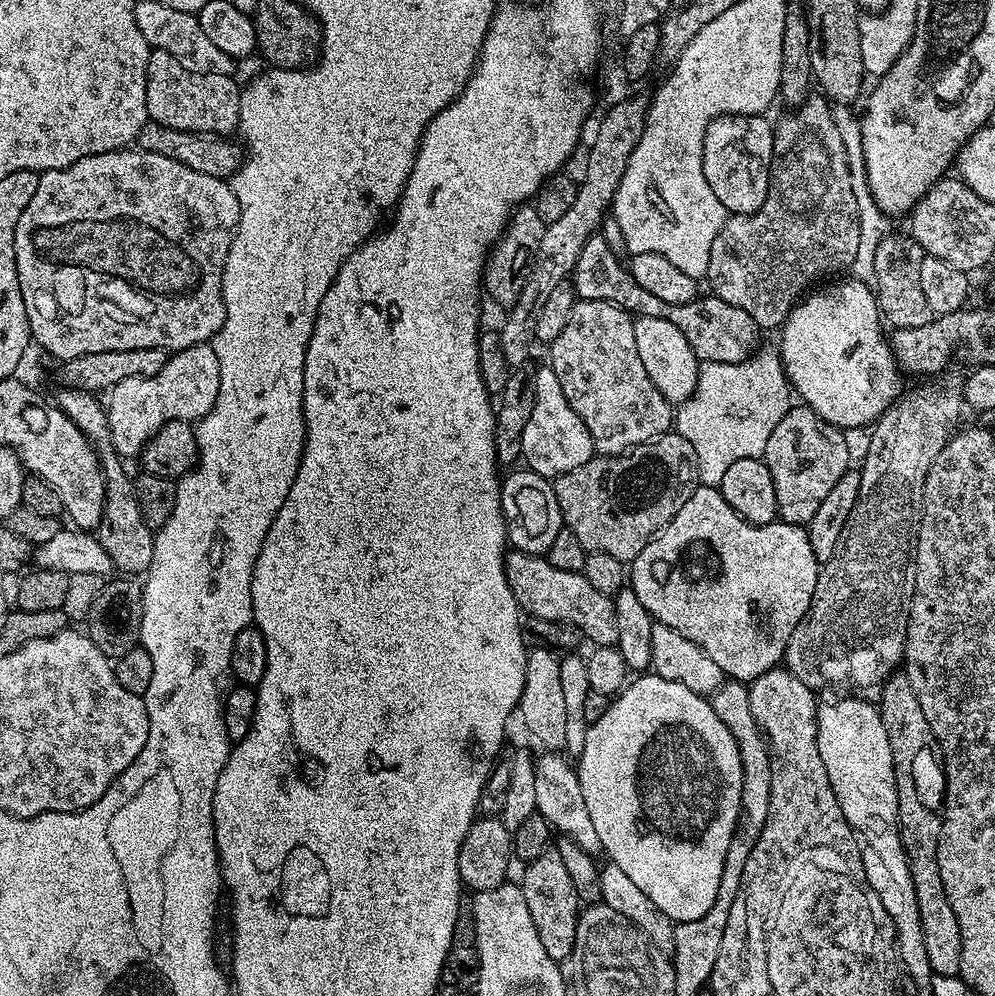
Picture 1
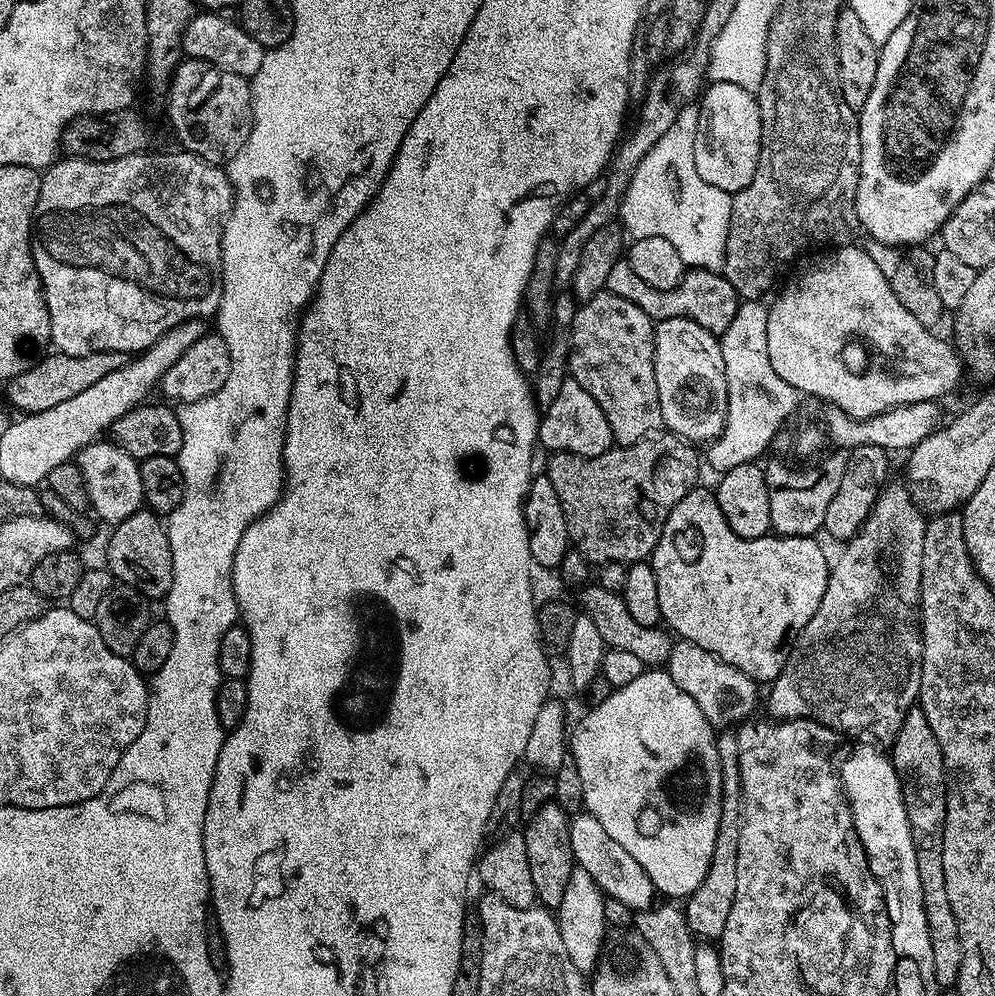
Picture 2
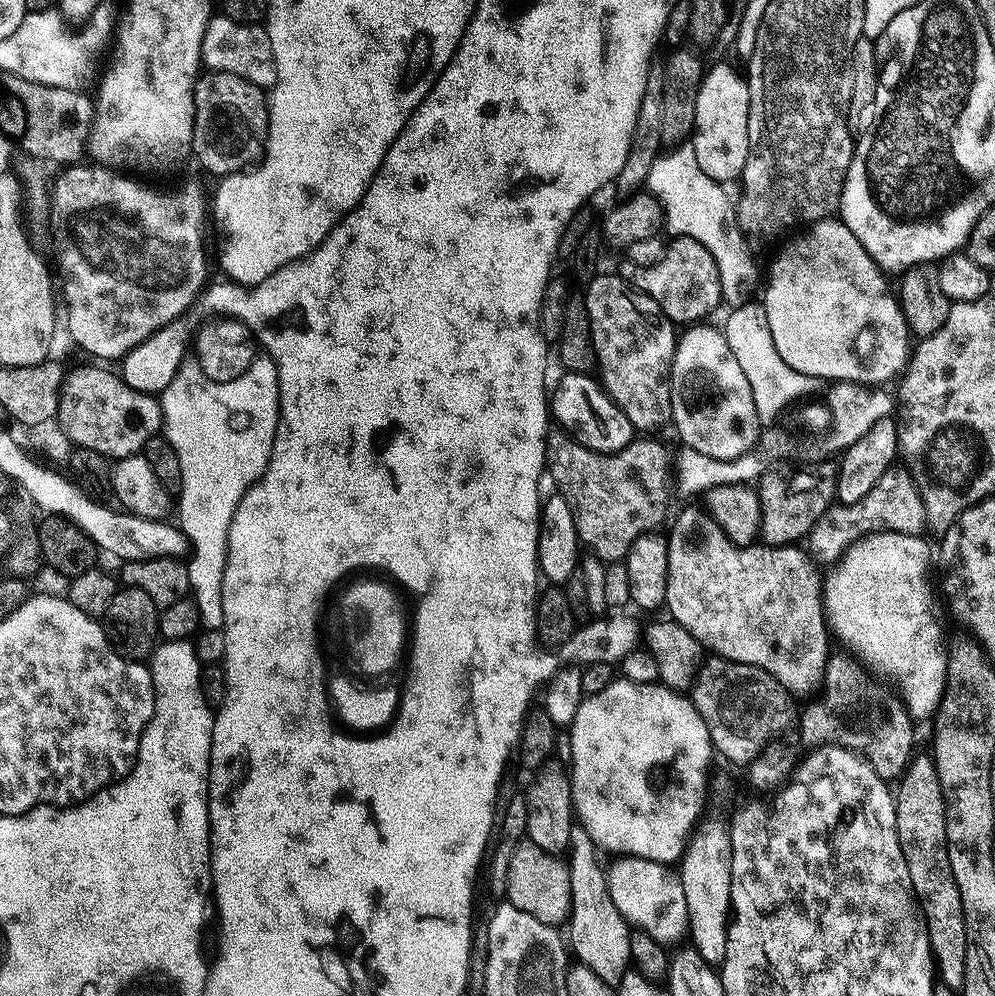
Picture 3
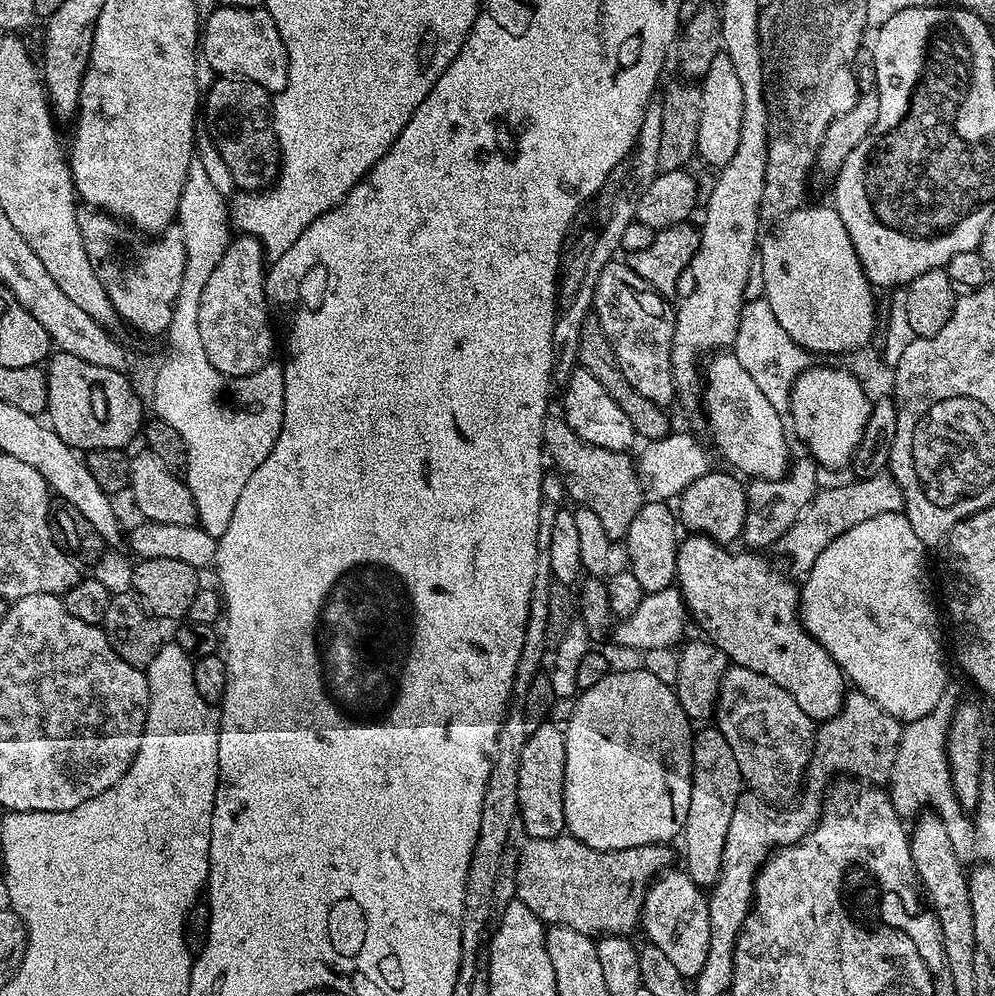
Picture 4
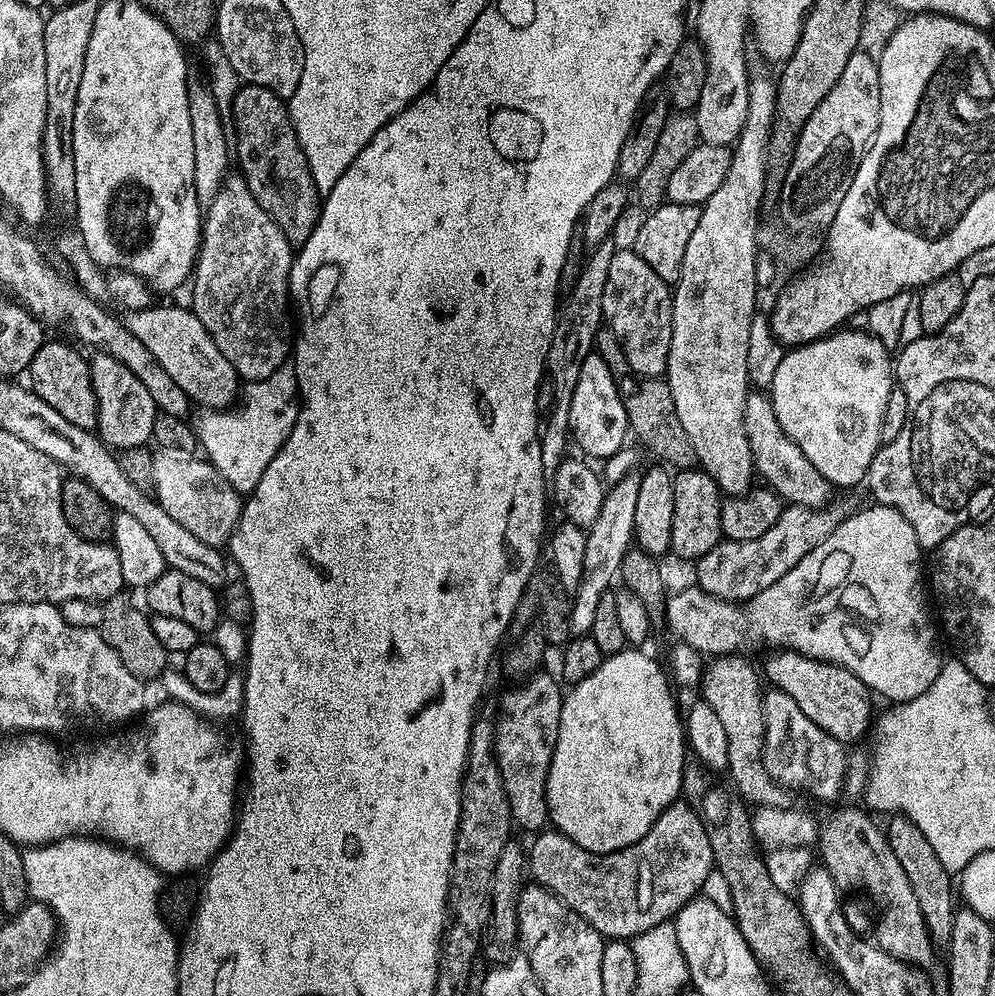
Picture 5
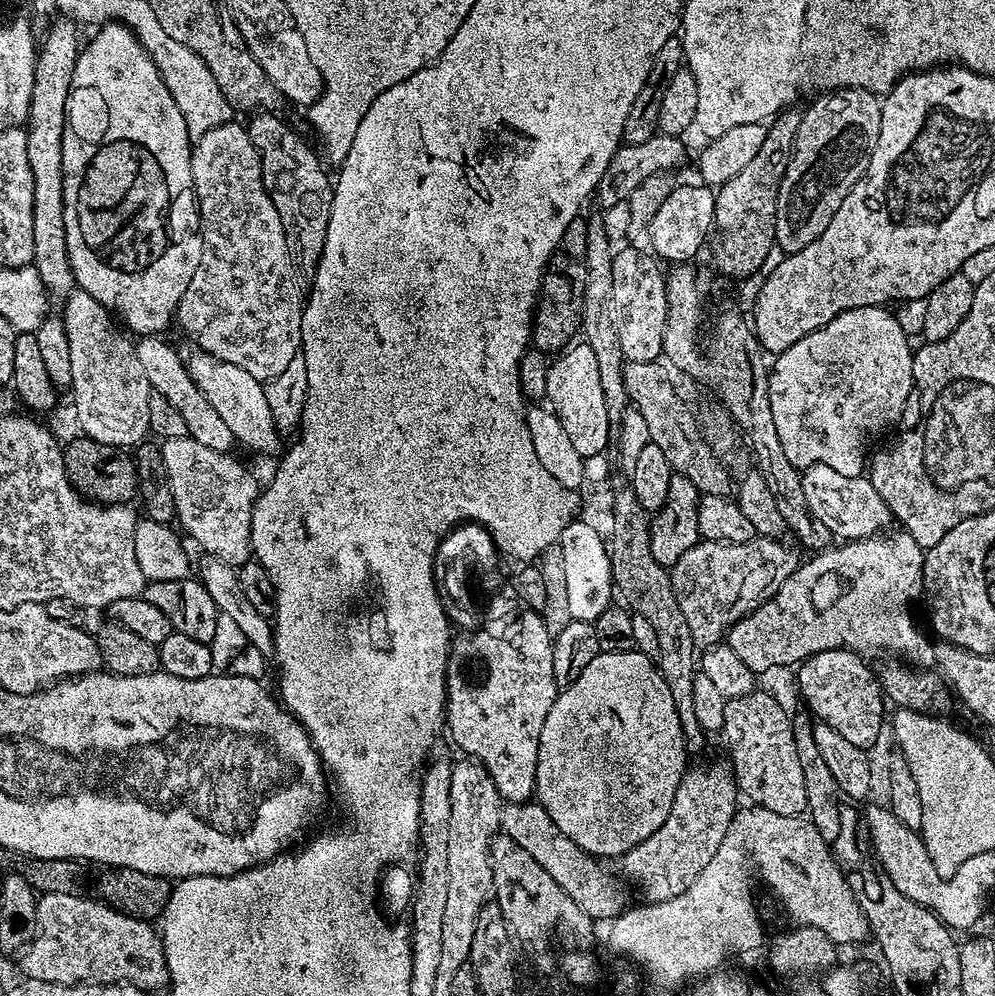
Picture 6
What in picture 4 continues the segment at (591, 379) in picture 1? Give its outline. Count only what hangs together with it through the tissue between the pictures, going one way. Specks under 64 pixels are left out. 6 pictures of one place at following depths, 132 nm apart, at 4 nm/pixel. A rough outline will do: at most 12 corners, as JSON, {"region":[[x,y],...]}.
{"region":[[627,262],[598,275],[594,315],[633,390],[661,406],[673,305]]}

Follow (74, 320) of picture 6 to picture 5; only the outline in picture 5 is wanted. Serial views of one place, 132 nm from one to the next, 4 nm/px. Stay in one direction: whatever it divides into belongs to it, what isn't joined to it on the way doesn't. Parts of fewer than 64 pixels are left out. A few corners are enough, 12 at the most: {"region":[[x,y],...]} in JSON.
{"region":[[118,358],[88,360],[96,427],[113,450],[152,439],[157,406]]}

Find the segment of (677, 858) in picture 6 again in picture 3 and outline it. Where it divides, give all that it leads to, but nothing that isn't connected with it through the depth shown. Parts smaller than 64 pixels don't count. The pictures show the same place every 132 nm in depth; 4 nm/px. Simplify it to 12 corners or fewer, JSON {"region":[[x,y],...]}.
{"region":[[524,838],[509,862],[507,903],[560,926],[570,870]]}

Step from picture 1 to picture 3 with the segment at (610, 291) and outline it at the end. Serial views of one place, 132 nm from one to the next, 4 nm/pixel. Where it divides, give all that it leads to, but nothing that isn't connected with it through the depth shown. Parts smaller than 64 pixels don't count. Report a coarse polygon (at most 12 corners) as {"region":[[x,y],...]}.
{"region":[[675,237],[654,266],[621,259],[618,275],[677,326],[722,304],[706,246]]}

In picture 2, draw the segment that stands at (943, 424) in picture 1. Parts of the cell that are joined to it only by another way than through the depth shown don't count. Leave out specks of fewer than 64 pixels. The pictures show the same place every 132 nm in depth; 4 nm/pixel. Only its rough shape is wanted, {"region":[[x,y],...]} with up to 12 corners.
{"region":[[881,491],[768,708],[891,745],[920,698],[926,516]]}

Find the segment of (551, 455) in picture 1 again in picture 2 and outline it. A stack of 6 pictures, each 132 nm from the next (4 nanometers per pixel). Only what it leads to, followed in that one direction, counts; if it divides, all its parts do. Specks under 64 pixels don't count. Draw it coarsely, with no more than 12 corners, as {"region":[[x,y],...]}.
{"region":[[566,378],[538,444],[597,456],[613,447],[602,406]]}

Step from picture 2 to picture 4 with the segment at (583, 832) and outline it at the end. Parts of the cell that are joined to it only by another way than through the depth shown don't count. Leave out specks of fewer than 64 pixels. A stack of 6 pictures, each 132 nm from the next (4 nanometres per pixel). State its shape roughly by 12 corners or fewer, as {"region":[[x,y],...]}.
{"region":[[684,870],[644,899],[647,939],[694,978],[708,954],[708,896]]}

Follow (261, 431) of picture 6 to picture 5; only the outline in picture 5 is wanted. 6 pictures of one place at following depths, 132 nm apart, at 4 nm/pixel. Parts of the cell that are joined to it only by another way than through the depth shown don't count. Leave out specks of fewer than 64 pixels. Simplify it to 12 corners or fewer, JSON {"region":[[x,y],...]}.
{"region":[[191,307],[122,323],[189,401],[224,410],[242,381]]}

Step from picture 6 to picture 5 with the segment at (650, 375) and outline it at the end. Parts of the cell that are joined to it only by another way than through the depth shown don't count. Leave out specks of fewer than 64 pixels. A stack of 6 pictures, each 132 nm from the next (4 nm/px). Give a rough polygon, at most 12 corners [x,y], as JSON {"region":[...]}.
{"region":[[614,330],[594,352],[620,385],[631,435],[676,470],[698,461],[667,379],[633,375]]}

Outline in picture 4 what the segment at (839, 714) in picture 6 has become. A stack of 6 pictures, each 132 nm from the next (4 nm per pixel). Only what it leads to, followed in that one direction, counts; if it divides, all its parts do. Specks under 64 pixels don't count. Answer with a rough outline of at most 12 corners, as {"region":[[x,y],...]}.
{"region":[[688,534],[676,584],[735,667],[814,722],[846,677],[800,593],[752,550]]}

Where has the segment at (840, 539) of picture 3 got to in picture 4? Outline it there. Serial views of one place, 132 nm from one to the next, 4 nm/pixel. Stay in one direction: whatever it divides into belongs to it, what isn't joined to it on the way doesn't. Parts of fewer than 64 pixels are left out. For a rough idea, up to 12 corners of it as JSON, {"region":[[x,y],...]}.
{"region":[[887,471],[817,491],[778,549],[799,574],[847,532],[903,513]]}

